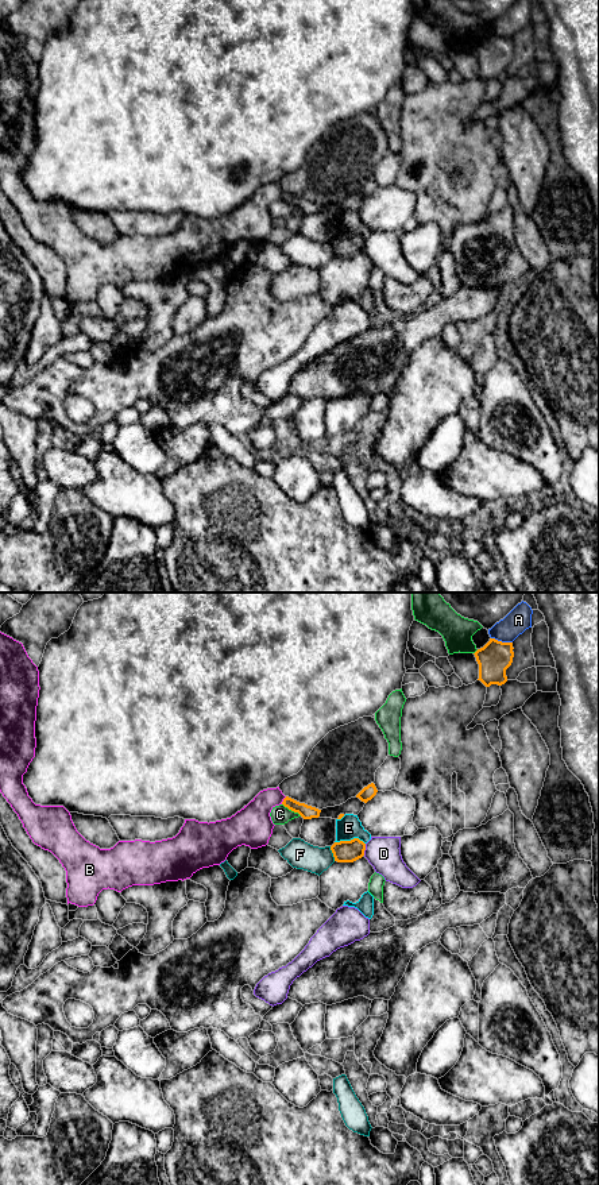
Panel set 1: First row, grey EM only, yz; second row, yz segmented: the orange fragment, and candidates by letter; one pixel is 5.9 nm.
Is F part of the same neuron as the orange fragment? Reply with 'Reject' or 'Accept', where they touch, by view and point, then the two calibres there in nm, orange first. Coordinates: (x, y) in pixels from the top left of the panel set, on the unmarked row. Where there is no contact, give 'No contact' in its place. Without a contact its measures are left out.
Reject. Touches orange at yz (332, 247). Thickness 130 nm (orange) against 170 nm

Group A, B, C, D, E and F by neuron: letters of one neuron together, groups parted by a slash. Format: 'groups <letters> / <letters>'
groups A / B / C / D / E / F

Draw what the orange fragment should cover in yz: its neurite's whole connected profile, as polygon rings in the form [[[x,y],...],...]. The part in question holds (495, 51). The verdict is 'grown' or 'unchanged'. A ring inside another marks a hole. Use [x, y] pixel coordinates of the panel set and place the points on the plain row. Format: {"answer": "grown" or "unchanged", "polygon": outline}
{"answer": "unchanged", "polygon": [[[495,34],[474,50],[479,59],[479,74],[486,82],[502,81],[507,77],[506,65],[511,61],[514,47],[513,38],[502,38]]]}

